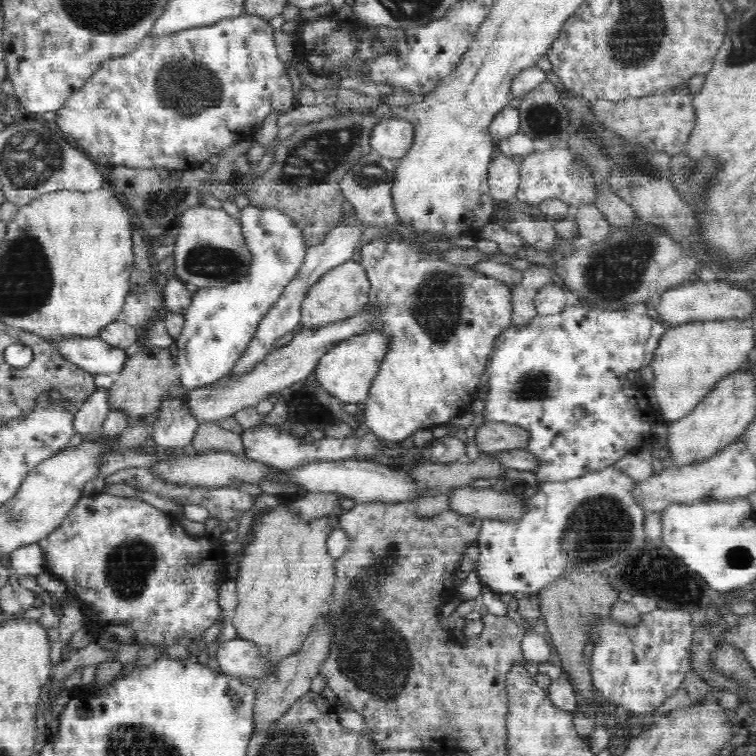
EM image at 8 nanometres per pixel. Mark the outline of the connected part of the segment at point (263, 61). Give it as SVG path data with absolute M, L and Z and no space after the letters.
M242 14L233 18L220 20L216 24L189 28L183 31L174 32L166 36L151 36L140 40L132 52L111 58L104 61L100 68L90 77L90 80L73 92L62 108L57 110L56 120L53 126L61 134L66 134L72 138L73 145L88 155L93 161L102 164L122 164L132 166L132 168L157 168L162 167L170 170L189 171L200 168L208 156L223 154L234 142L242 142L246 138L253 138L262 128L260 122L264 122L270 114L284 114L288 110L294 109L294 92L292 84L288 82L286 70L282 66L282 60L278 58L278 50L274 43L274 27L263 20L260 16Z

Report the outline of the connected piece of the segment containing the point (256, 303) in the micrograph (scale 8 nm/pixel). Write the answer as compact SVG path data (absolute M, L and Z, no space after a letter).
M249 204L241 210L240 220L247 244L254 257L248 274L232 284L227 284L224 288L199 288L193 294L192 302L184 314L185 323L182 332L176 339L178 347L176 365L181 372L179 383L188 390L212 385L232 372L234 364L242 358L242 353L248 350L249 342L264 314L278 300L285 286L302 266L308 248L301 230L281 210L270 207L258 208Z

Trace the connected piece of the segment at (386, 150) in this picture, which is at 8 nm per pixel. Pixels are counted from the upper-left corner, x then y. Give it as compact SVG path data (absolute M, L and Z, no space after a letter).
M382 119L372 131L371 147L388 159L400 160L407 156L415 139L415 128L406 119Z

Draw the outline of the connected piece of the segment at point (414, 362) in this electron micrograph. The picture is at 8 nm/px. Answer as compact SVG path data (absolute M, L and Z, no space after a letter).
M388 234L387 236L373 239L361 247L359 263L363 265L364 270L367 272L368 280L370 281L368 300L370 303L382 302L382 304L386 305L386 310L375 319L374 328L368 328L368 331L372 331L373 329L385 330L390 334L391 339L391 350L386 354L378 375L372 382L368 399L363 402L364 418L366 419L364 427L369 427L373 434L378 435L383 440L398 443L410 437L416 431L426 428L426 426L442 424L442 422L450 420L452 416L461 416L468 413L470 404L477 399L480 378L484 376L484 360L488 360L488 352L493 352L493 344L496 342L496 337L511 324L512 305L510 287L495 278L474 272L468 266L452 265L442 260L440 257L441 253L420 251L418 247L404 243L398 234Z

